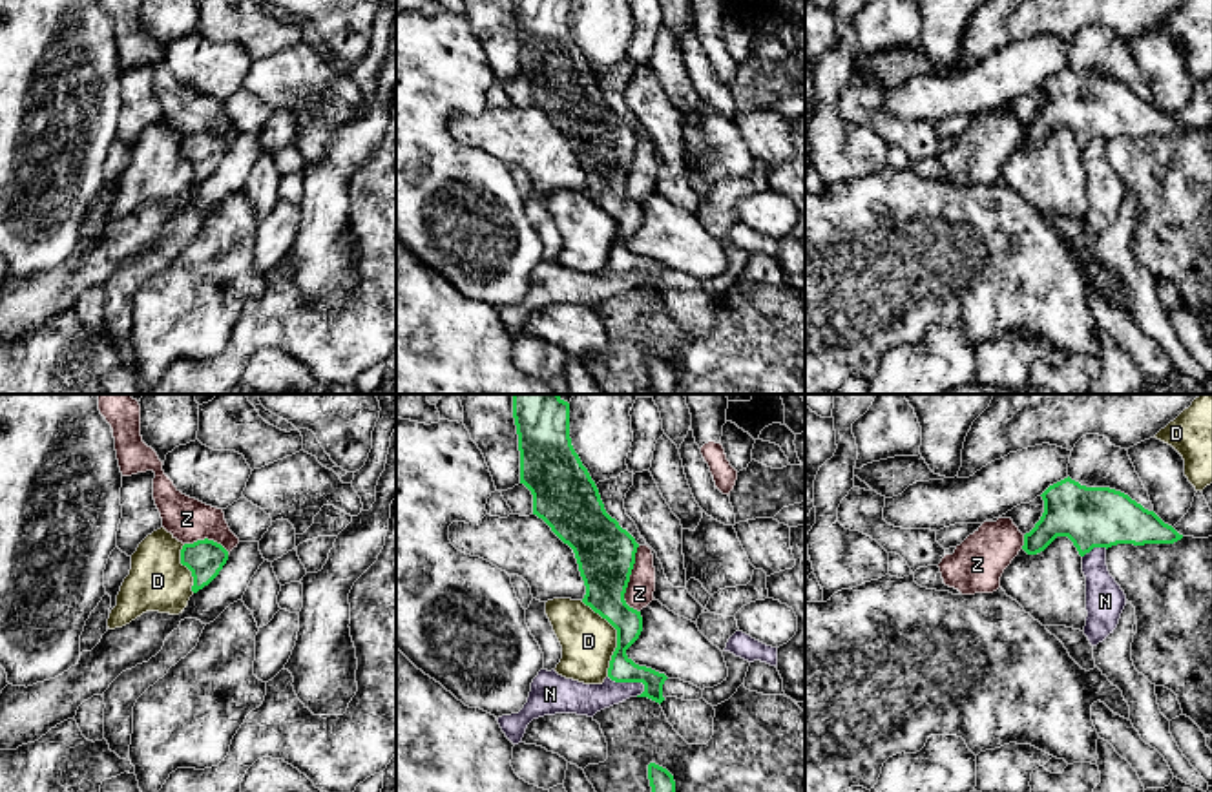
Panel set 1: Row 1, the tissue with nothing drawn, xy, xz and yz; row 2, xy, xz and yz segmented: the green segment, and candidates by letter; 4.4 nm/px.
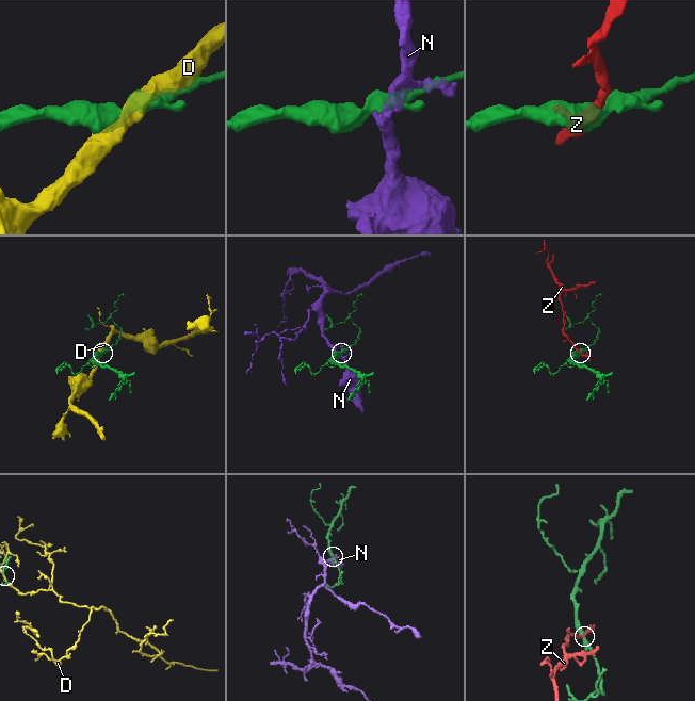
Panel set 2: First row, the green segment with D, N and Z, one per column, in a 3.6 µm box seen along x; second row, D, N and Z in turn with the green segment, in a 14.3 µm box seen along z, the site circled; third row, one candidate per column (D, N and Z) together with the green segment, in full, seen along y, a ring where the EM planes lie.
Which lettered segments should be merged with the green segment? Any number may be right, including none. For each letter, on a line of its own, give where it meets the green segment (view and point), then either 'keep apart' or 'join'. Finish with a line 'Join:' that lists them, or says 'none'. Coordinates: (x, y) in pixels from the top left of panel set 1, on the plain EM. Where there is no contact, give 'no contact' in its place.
D: xz (617, 227) | keep apart
N: xz (628, 272) | keep apart
Z: xz (628, 172) | keep apart
Join: none

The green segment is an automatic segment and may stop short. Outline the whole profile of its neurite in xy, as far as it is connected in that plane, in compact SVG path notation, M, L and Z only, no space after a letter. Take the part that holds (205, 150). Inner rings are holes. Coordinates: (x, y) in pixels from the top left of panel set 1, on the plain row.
M208 130L184 135L181 141L181 155L186 157L193 168L193 184L208 177L219 166L226 151L228 142Z

